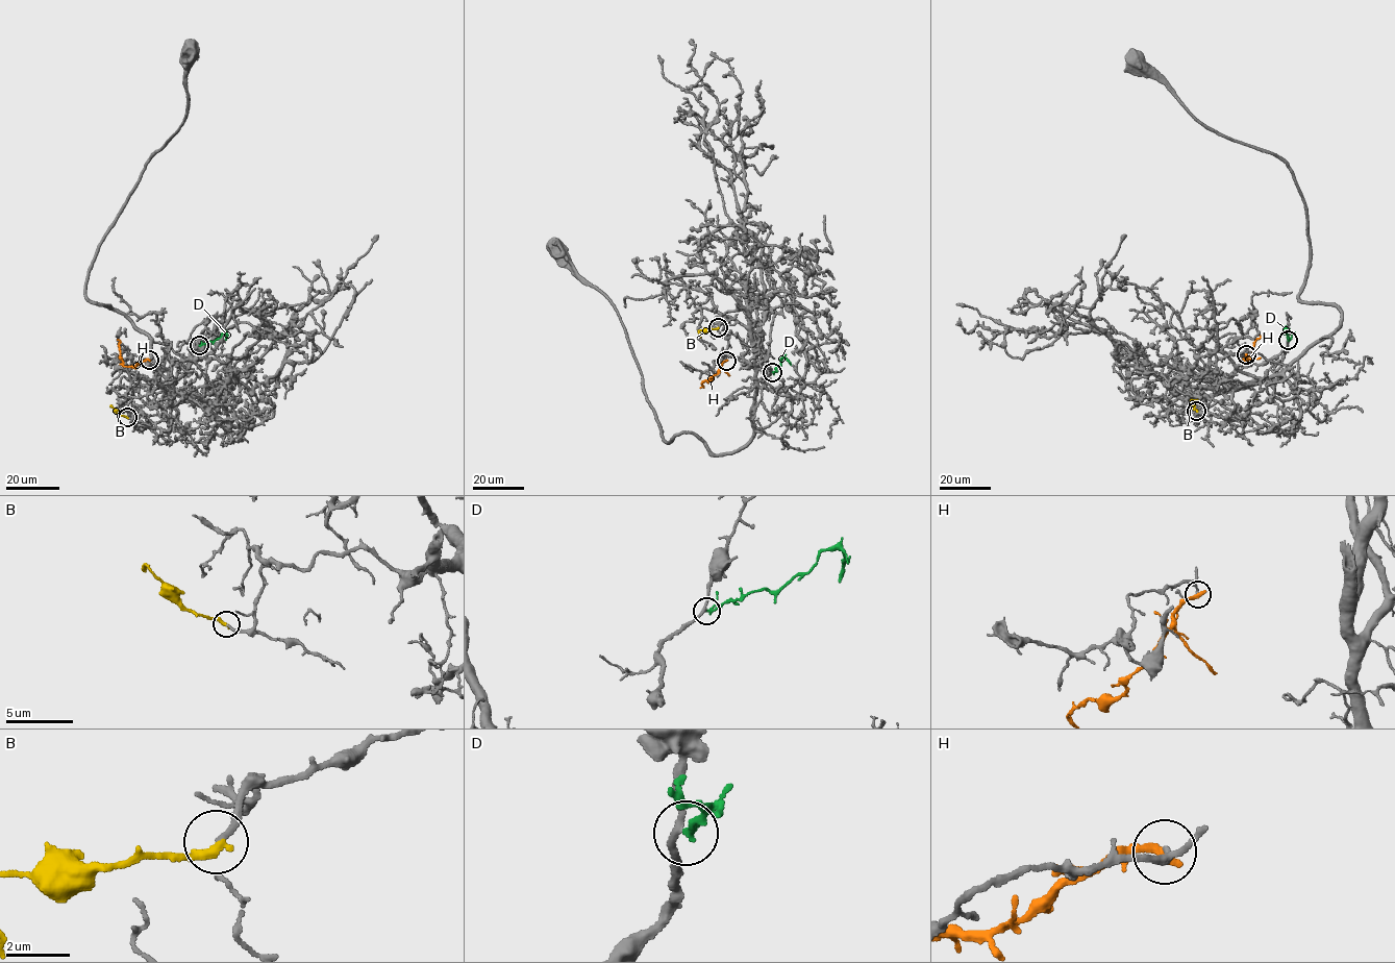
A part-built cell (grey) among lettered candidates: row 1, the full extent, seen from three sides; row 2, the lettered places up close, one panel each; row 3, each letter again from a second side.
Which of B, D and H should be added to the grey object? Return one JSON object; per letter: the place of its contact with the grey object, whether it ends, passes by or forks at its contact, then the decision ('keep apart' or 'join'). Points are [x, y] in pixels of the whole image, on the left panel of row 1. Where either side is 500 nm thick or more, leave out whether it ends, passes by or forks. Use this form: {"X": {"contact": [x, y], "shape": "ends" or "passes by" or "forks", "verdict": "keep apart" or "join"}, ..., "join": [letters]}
{"B": {"contact": [127, 417], "shape": "ends", "verdict": "join"}, "D": {"contact": [199, 345], "shape": "passes by", "verdict": "join"}, "H": {"contact": [149, 360], "shape": "ends", "verdict": "keep apart"}, "join": ["B", "D"]}

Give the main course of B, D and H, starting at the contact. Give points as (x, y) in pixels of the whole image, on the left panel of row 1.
B: (127, 417), (110, 405)
D: (199, 345), (214, 341), (223, 332), (226, 337)
H: (148, 360), (125, 366), (117, 339)

